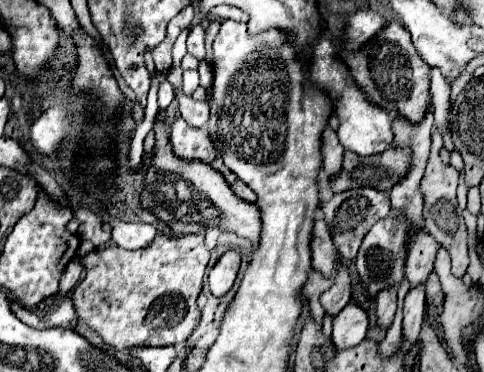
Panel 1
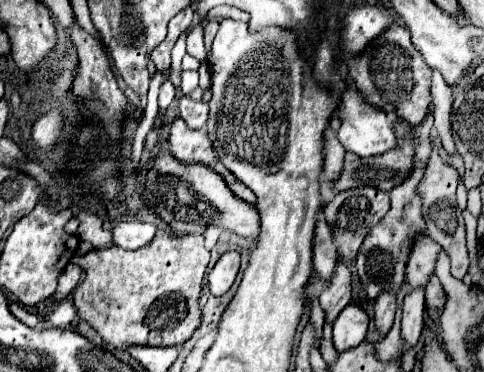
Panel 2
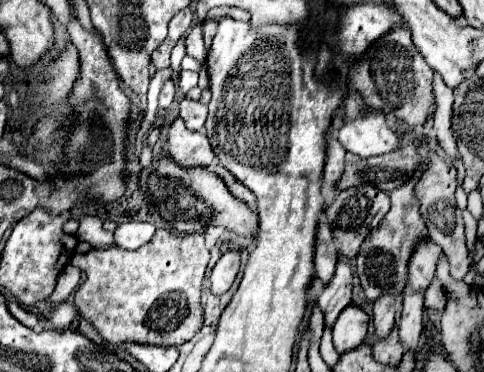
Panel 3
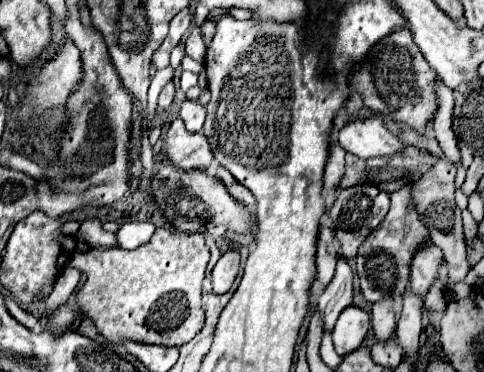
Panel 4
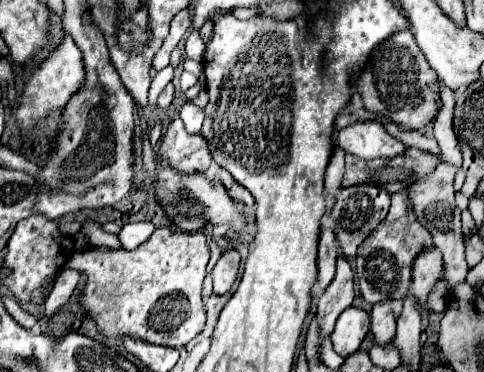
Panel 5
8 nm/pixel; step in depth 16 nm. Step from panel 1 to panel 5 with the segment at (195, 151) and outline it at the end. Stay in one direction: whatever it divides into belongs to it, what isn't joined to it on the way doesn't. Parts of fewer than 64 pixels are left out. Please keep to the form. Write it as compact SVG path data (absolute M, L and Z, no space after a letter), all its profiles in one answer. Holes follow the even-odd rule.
M176 118L162 138L156 160L178 170L180 174L204 174L212 162L212 156L208 154L206 140L200 134L190 136L184 122Z

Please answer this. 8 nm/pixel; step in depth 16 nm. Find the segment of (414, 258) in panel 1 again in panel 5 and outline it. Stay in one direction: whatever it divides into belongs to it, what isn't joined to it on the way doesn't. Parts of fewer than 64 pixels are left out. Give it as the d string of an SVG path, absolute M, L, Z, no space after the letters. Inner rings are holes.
M434 248L432 252L424 252L424 256L416 260L411 292L419 300L421 308L426 307L428 295L440 280L440 272L442 272L442 256L438 248Z

